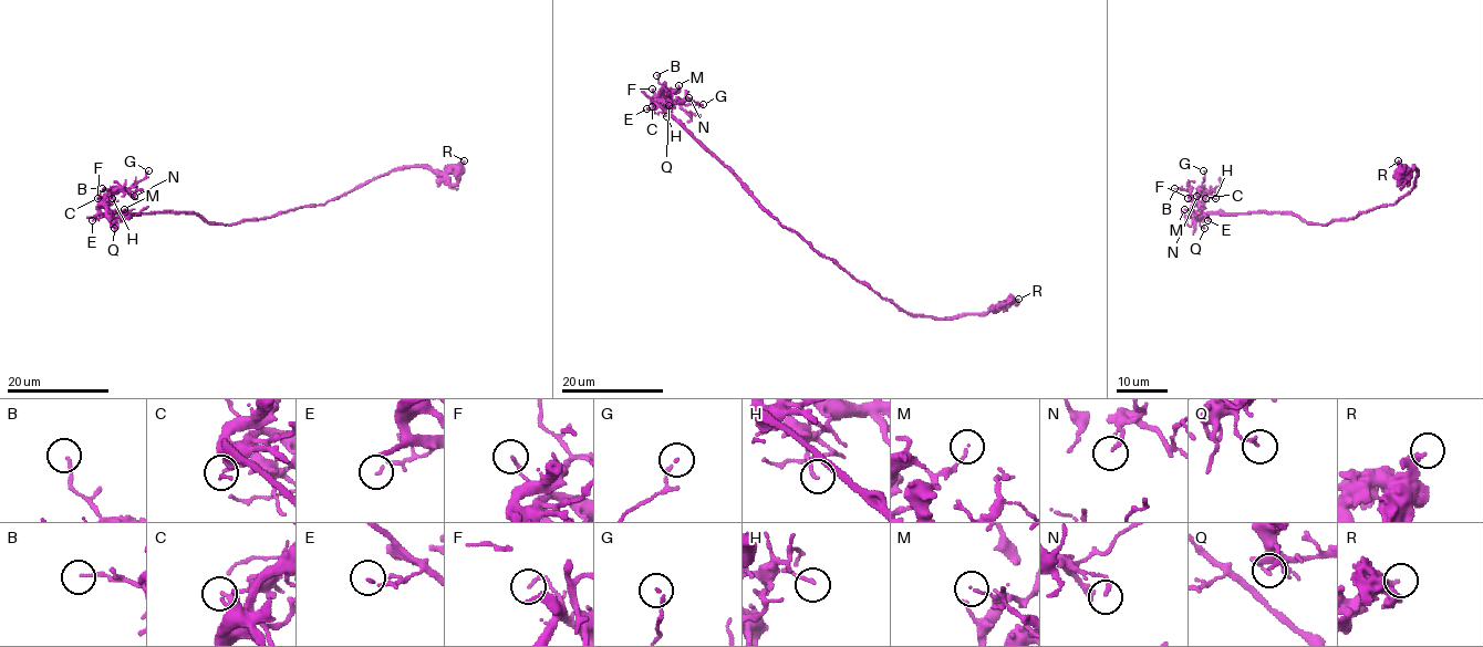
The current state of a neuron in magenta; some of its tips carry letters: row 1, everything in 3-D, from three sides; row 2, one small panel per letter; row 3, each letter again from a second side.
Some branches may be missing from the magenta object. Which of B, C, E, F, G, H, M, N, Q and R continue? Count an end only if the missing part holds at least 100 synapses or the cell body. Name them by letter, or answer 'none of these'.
none of these

